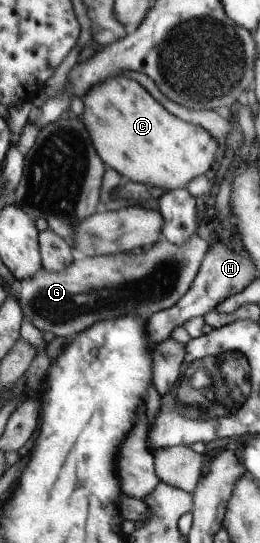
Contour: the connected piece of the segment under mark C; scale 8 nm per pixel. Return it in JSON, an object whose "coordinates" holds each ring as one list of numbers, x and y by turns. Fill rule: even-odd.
{"coordinates":[[125,76,107,80,85,96,83,122,99,158,109,168,133,182,157,186,163,193,206,175,217,152,218,141,209,131,167,112,147,90]]}

